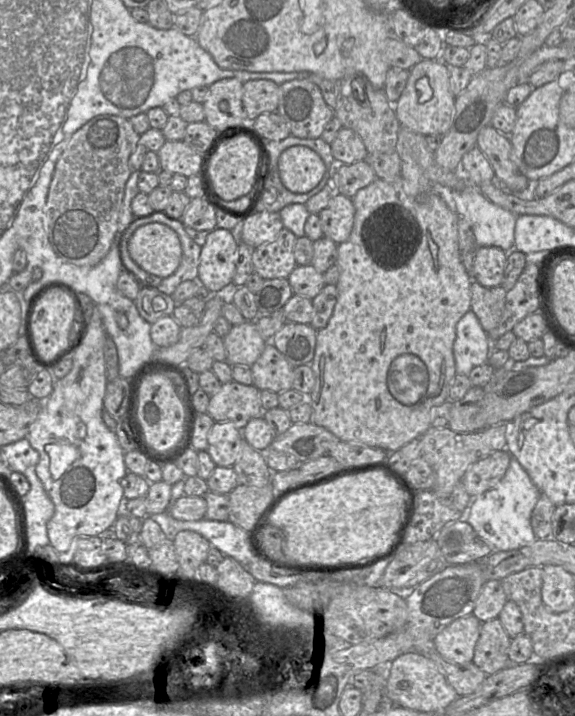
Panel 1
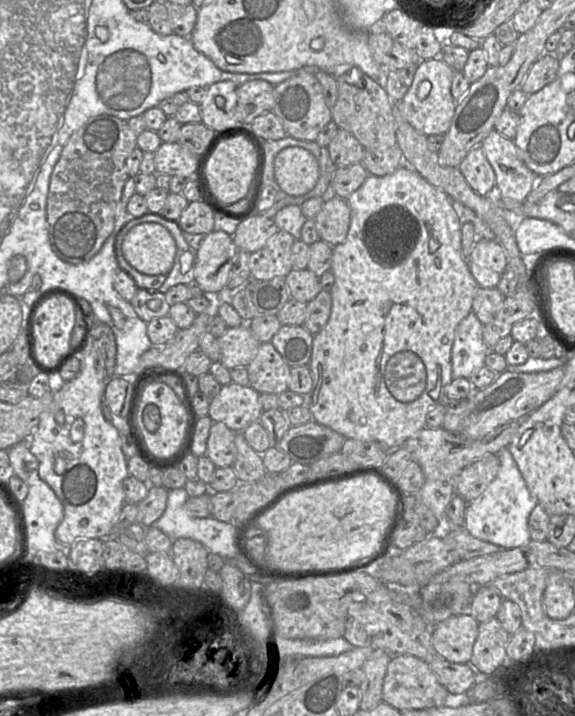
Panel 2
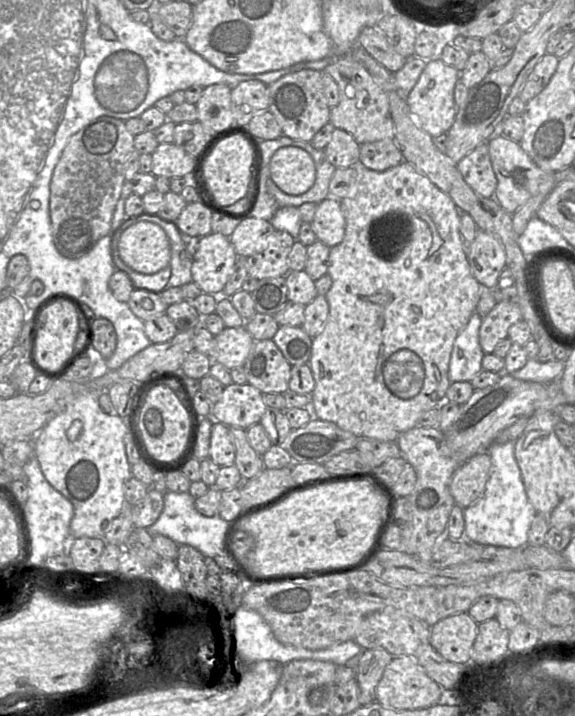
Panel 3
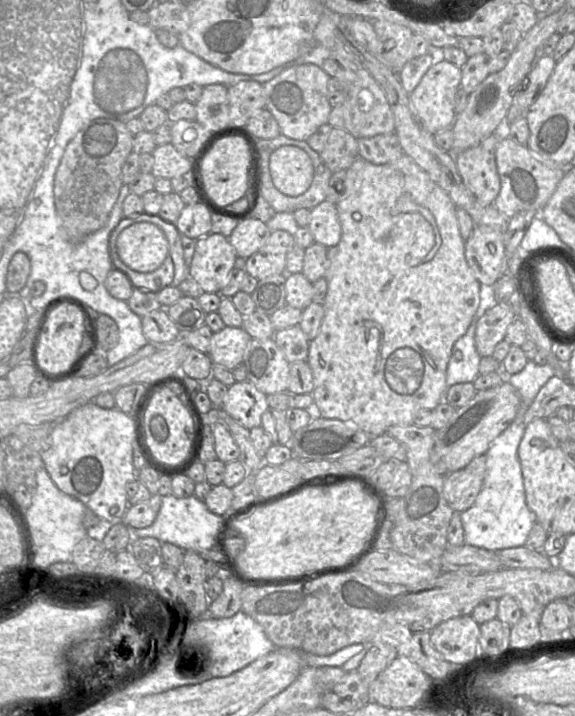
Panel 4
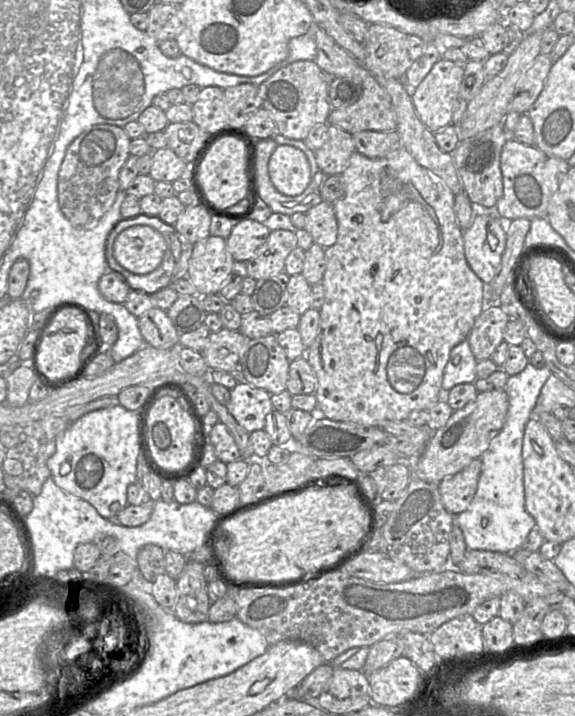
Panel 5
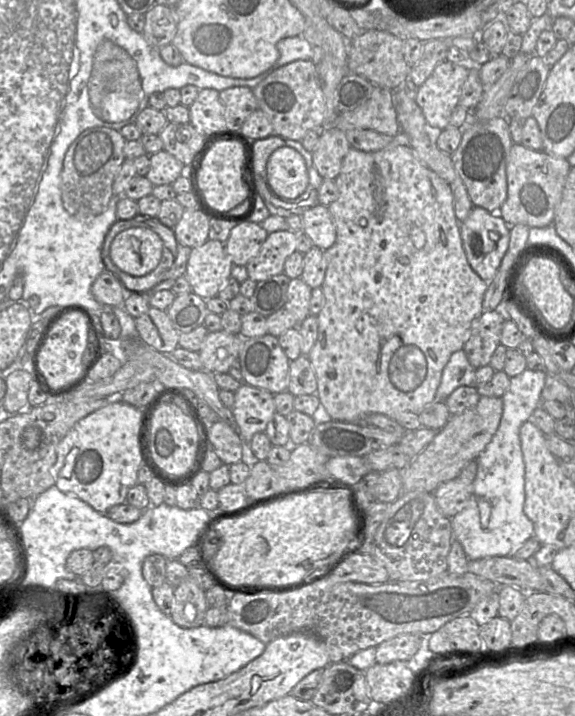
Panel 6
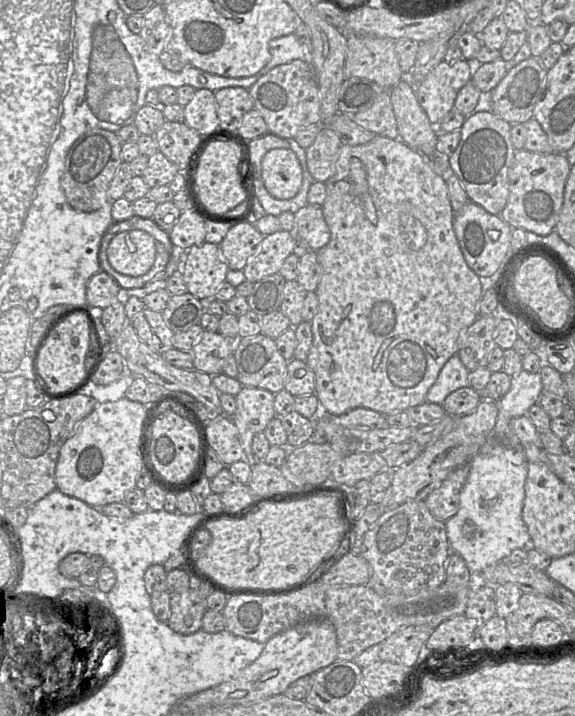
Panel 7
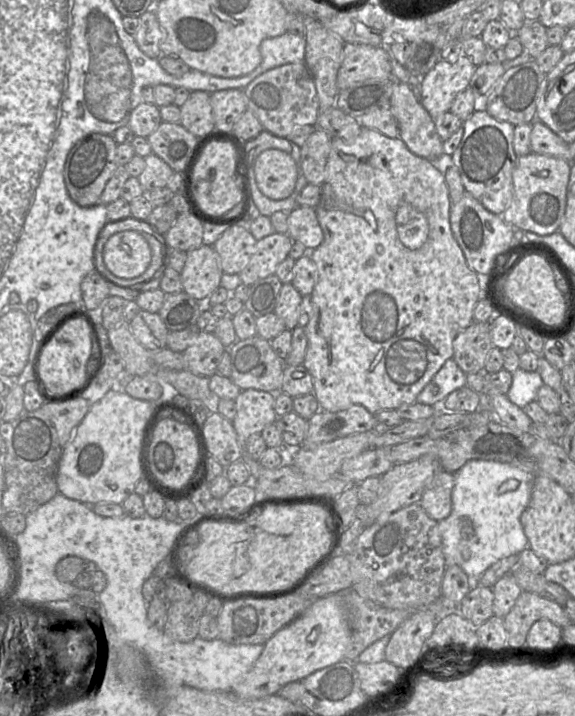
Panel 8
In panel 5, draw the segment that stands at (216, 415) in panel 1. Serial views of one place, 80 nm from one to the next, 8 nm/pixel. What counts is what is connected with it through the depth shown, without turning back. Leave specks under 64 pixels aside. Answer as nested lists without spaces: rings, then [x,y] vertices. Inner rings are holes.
[[[239,382],[230,389],[226,407],[249,433],[264,429],[266,416],[274,409],[271,394],[247,382]]]

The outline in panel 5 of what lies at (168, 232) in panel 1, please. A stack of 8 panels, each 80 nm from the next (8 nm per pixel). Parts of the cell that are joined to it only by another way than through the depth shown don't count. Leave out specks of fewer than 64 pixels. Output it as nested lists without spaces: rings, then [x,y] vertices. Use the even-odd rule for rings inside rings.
[[[145,225],[125,229],[114,242],[115,259],[135,275],[146,275],[155,271],[166,250],[167,244],[162,234]]]

